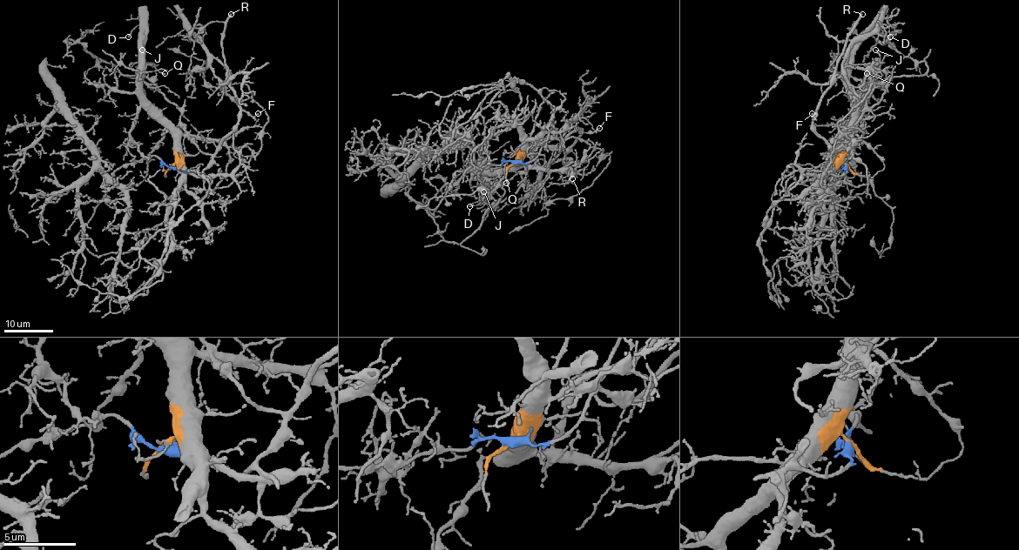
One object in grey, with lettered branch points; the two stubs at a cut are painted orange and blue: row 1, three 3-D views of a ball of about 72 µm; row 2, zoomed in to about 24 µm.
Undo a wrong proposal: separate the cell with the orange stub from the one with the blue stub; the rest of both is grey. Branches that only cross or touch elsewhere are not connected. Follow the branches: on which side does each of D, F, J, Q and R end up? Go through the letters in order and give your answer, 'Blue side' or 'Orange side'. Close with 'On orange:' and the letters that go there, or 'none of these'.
D: Orange side
F: Blue side
J: Orange side
Q: Orange side
R: Blue side
On orange: D, J, Q

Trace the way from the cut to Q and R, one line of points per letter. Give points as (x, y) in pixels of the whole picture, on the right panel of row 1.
Q: (846, 164), (843, 161), (846, 130), (852, 118), (848, 69), (851, 65), (863, 63), (867, 74)
R: (846, 166), (840, 176), (828, 171), (831, 150), (813, 124), (846, 33), (861, 14)

